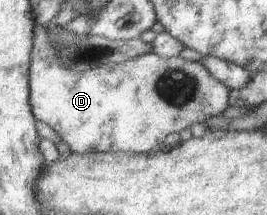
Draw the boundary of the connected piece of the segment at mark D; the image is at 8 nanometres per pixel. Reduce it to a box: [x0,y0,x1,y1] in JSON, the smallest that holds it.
[28,27,230,153]

